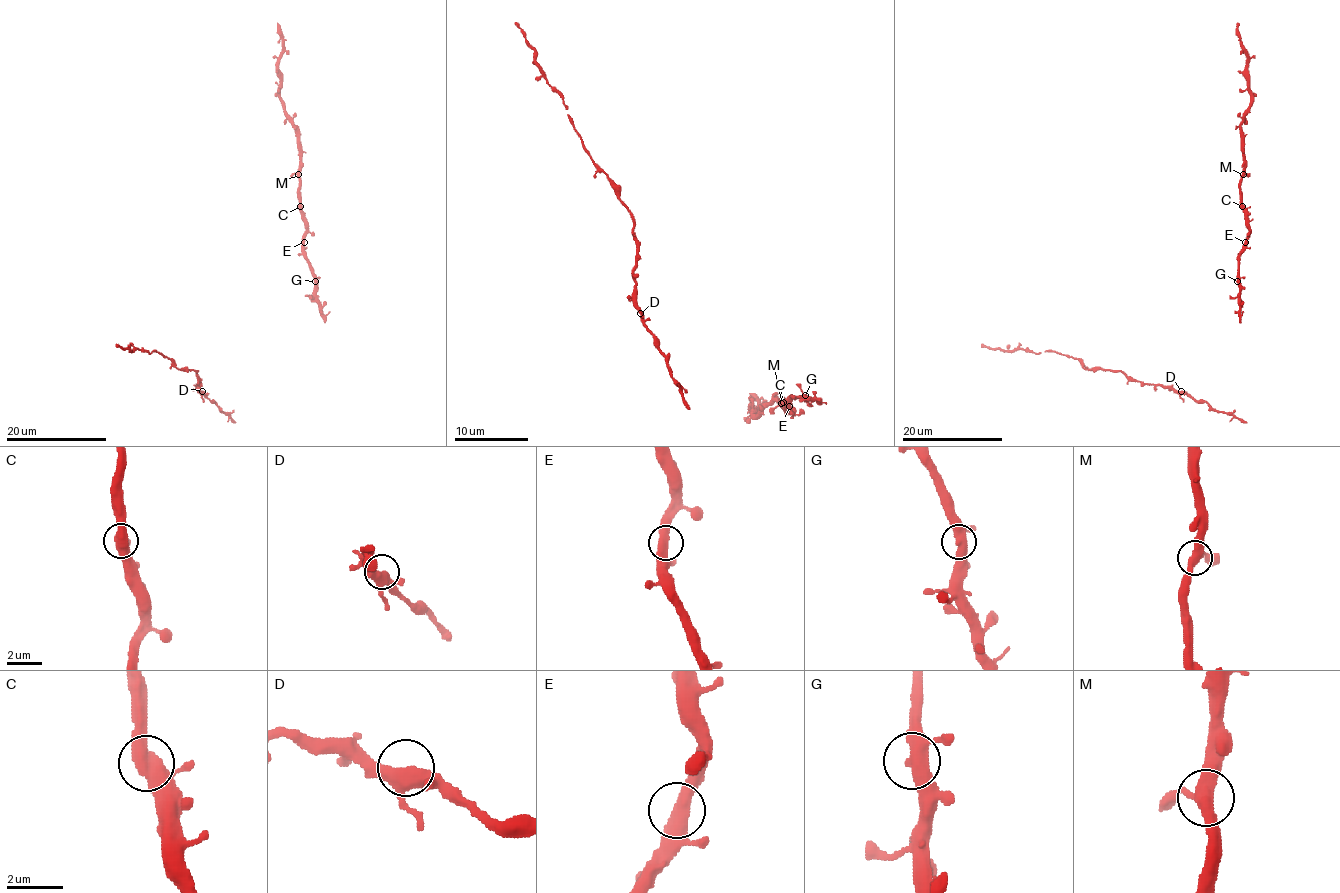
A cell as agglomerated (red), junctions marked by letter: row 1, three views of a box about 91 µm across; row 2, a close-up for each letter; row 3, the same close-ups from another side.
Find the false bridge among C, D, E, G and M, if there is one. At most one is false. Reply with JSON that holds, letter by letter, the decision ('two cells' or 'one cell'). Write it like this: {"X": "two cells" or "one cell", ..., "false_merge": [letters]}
{"C": "one cell", "D": "one cell", "E": "one cell", "G": "one cell", "M": "one cell", "false_merge": []}

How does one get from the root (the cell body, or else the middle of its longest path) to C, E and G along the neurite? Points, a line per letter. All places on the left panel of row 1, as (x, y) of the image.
C: (324, 323), (316, 294), (316, 277), (304, 250), (305, 218), (300, 207)
E: (324, 323), (316, 294), (316, 277), (304, 250), (304, 242)
G: (324, 323), (315, 281)

